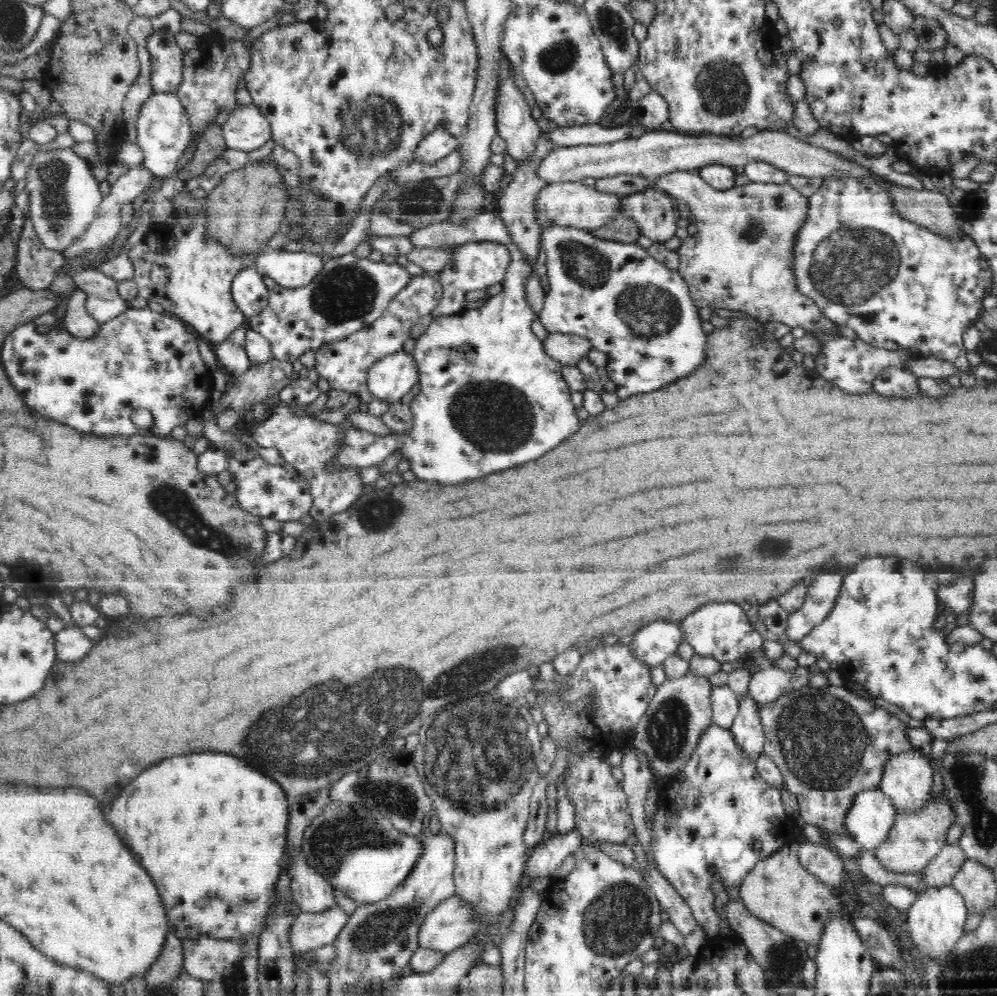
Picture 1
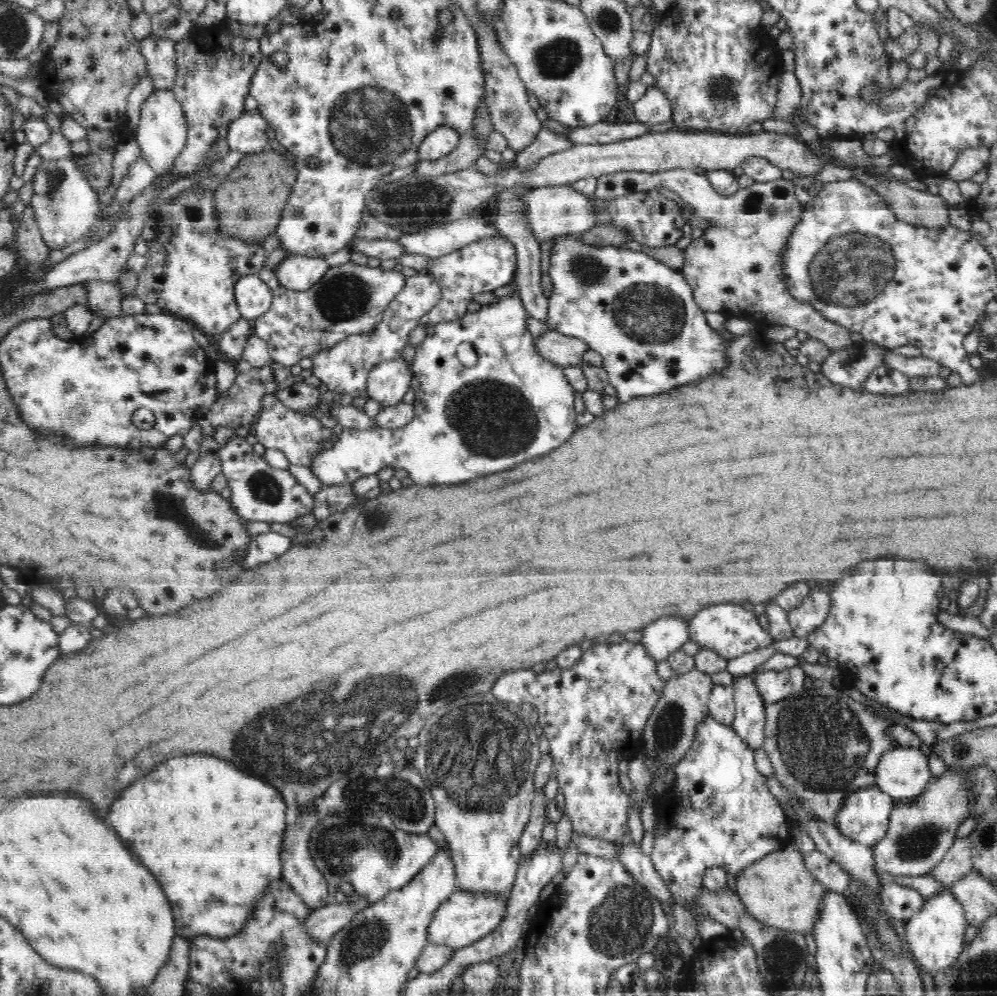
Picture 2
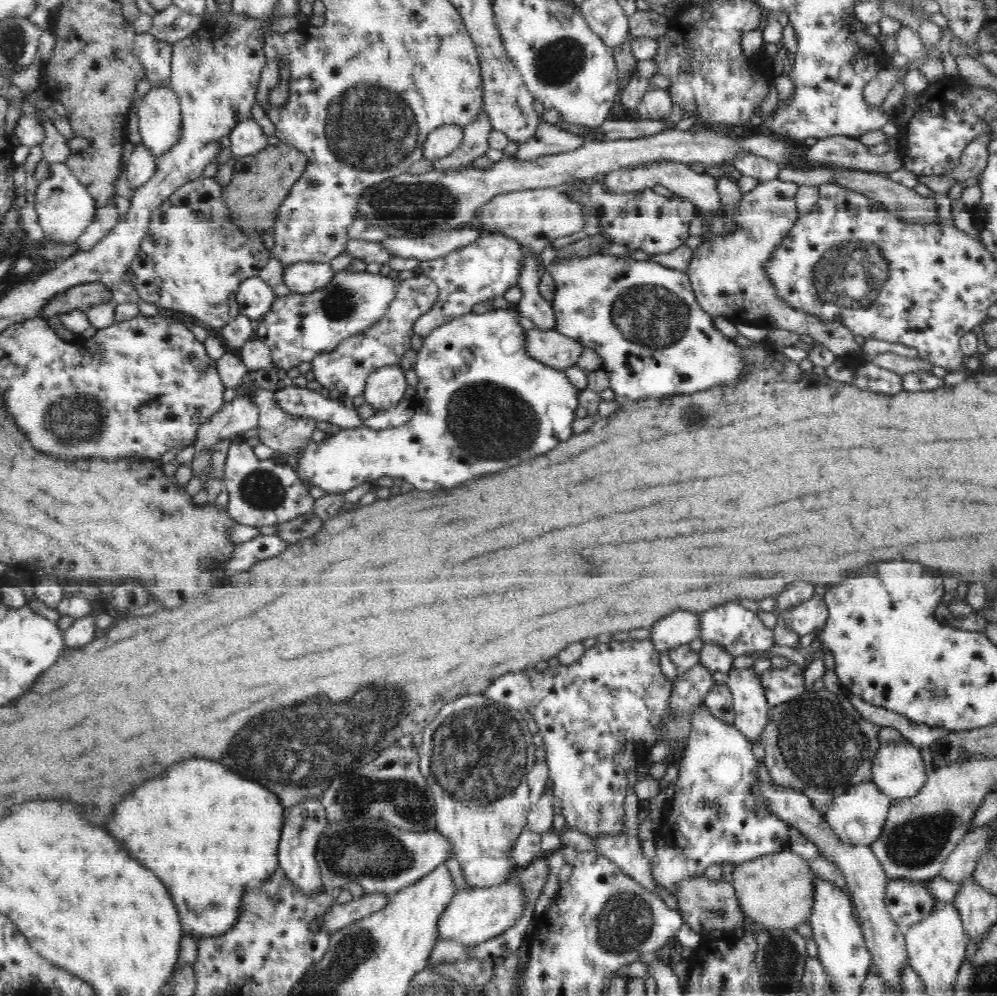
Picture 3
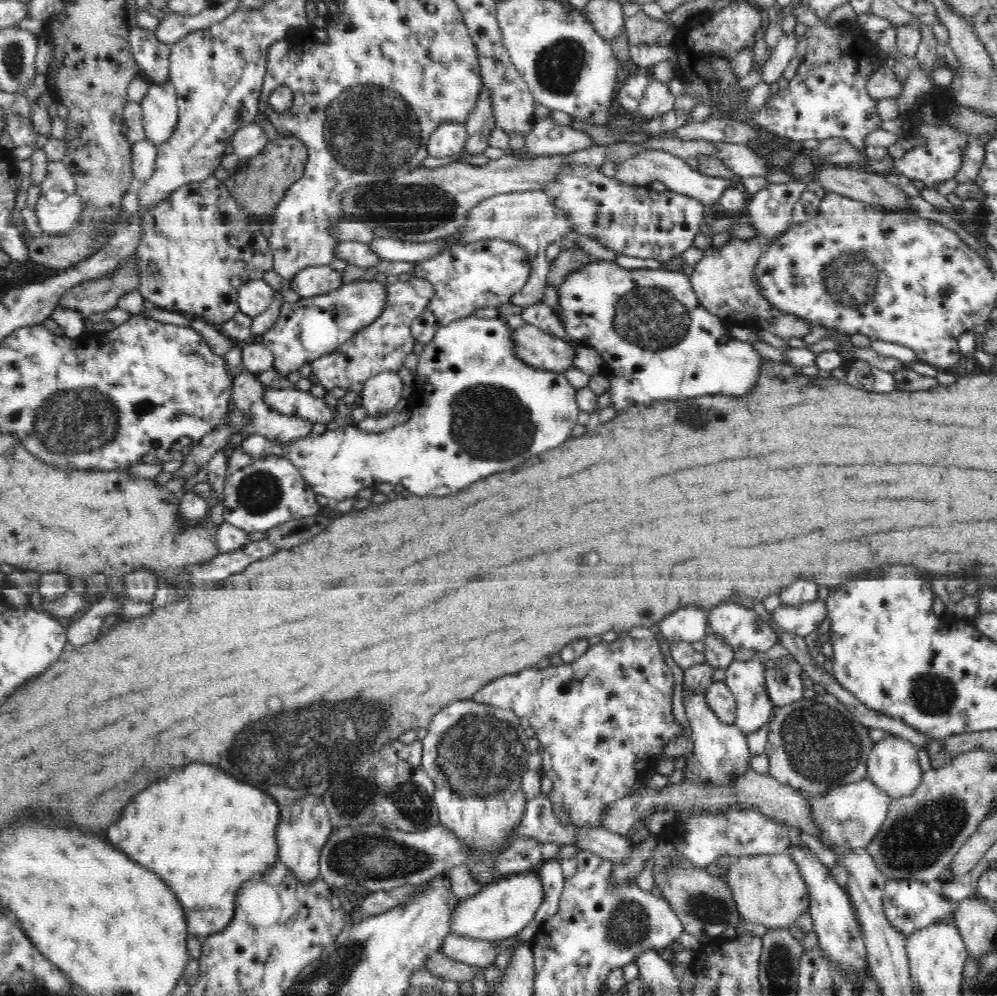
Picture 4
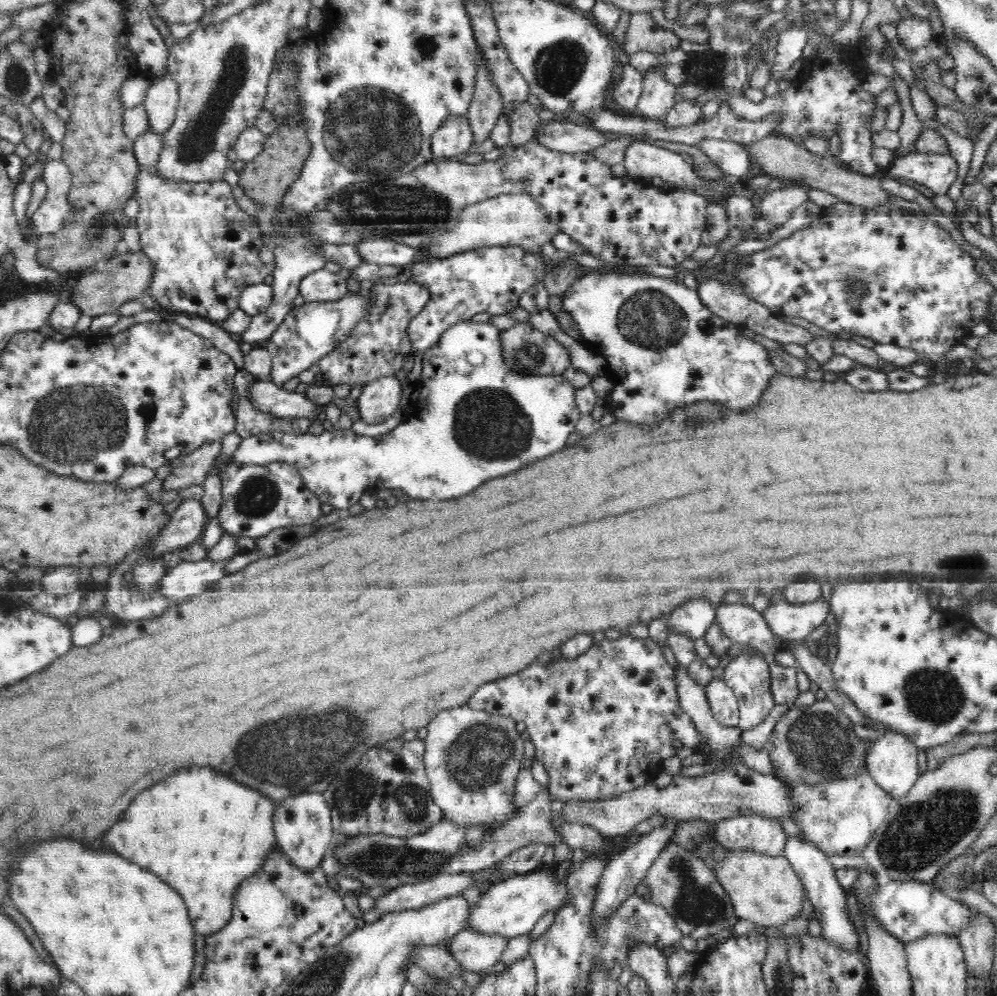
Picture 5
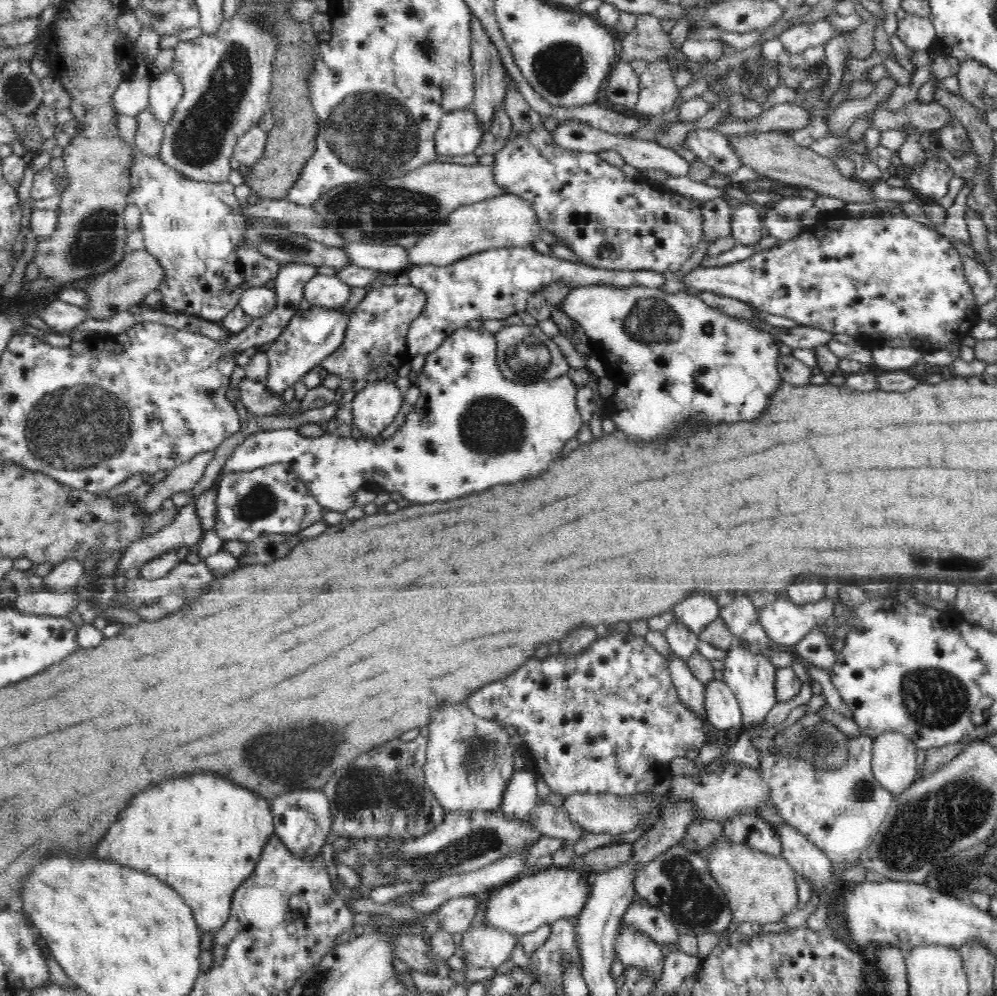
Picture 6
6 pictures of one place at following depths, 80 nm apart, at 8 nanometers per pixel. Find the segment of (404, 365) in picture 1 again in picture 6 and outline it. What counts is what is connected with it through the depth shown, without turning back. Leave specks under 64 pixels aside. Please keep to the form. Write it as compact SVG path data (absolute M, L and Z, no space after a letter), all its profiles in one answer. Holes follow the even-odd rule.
M382 379L373 383L368 383L352 400L352 428L356 427L362 431L364 438L371 439L380 435L380 432L392 424L394 417L398 414L402 406L403 396L395 381Z

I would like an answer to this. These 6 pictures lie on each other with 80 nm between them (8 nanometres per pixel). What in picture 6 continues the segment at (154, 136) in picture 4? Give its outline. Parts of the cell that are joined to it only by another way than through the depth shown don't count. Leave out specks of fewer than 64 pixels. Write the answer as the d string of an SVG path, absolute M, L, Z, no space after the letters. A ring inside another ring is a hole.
M173 70L158 74L149 86L149 103L147 108L162 127L166 127L174 115L174 110L183 95L183 84Z

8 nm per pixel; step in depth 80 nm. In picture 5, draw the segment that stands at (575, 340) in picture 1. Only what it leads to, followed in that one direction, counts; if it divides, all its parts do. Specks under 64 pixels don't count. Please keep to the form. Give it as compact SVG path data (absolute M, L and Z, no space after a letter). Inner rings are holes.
M516 323L513 327L502 331L502 357L506 367L510 367L518 376L534 375L556 376L572 368L570 353L557 340L546 336L530 323Z

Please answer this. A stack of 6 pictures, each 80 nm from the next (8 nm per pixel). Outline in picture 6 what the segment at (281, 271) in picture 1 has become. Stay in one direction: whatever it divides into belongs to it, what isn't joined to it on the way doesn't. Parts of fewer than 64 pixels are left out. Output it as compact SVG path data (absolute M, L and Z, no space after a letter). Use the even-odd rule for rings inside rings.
M316 273L306 284L304 297L312 307L338 309L348 302L350 288L336 274Z

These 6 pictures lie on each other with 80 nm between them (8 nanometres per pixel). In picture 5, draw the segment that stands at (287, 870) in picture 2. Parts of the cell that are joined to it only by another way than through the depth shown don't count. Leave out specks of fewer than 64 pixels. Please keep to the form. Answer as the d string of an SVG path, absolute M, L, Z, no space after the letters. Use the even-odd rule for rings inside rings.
M298 794L282 801L274 801L274 806L275 842L282 854L300 870L319 868L322 857L336 836L331 825L330 808L326 806L322 794Z

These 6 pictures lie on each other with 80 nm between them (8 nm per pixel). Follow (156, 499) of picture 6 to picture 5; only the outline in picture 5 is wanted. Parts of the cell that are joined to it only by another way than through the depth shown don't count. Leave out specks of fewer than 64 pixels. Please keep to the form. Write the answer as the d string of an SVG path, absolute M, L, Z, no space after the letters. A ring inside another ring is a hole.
M222 440L212 441L193 450L175 464L163 480L163 491L179 491L191 486L202 486L215 460L222 452Z

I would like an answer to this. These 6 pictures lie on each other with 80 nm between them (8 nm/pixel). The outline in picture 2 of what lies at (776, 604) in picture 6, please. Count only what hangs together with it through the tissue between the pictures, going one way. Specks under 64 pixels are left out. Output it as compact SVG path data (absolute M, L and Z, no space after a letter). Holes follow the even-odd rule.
M822 583L811 590L801 606L787 613L794 636L807 636L824 624L831 610L830 590L834 583Z

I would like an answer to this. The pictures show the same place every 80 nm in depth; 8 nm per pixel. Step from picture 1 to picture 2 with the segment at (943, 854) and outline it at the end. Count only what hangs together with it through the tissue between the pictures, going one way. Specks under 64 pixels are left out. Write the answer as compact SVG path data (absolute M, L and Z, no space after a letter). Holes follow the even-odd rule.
M957 838L932 874L940 884L950 887L973 867L969 838Z

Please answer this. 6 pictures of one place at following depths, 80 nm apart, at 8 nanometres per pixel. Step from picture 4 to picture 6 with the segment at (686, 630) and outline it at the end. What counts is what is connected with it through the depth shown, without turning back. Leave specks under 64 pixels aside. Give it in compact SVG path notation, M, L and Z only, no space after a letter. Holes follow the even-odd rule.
M702 594L688 596L673 609L675 620L699 635L710 622L719 617L721 608L716 601Z

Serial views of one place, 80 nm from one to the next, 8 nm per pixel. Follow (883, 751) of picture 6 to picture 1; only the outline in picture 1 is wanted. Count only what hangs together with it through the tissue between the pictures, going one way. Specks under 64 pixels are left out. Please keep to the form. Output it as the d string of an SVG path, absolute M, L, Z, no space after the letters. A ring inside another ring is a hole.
M906 750L886 762L879 788L892 799L898 811L920 810L930 802L932 772L932 766L920 750Z

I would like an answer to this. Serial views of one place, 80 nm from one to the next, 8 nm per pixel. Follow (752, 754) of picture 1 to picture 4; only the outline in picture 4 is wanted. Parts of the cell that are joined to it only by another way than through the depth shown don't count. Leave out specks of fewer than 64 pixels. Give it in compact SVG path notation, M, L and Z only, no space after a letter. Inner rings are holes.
M732 661L725 670L725 683L737 703L735 725L746 735L768 723L775 709L765 687L764 662Z

